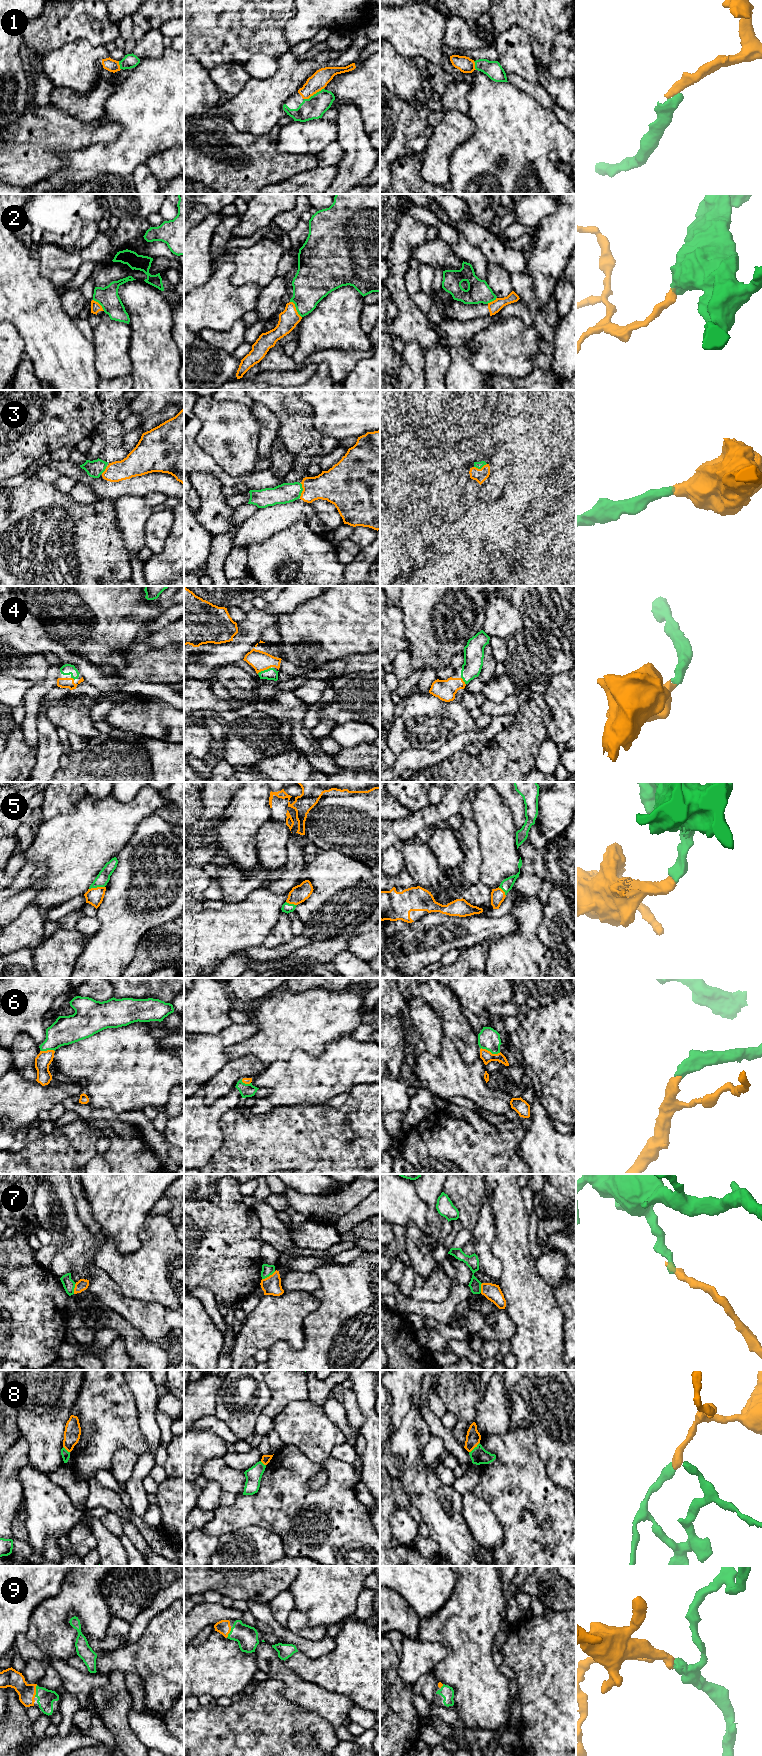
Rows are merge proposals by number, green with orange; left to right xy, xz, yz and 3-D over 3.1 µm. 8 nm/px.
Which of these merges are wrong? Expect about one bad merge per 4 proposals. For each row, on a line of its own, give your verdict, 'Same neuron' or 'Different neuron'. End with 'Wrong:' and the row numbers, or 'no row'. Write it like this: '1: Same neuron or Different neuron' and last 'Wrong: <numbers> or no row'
1: Same neuron
2: Different neuron
3: Same neuron
4: Same neuron
5: Same neuron
6: Same neuron
7: Different neuron
8: Different neuron
9: Same neuron
Wrong: 2, 7, 8

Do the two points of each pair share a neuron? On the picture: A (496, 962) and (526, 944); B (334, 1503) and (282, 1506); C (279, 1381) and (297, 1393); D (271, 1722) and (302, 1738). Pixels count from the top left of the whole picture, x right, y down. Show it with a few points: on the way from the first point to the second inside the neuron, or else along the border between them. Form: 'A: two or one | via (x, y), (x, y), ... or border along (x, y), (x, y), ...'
A: one | via (503, 962), (508, 962), (519, 951)
B: one | via (321, 1503), (295, 1506)
C: one | via (283, 1381), (293, 1389)
D: one | via (279, 1730), (287, 1738), (294, 1738)

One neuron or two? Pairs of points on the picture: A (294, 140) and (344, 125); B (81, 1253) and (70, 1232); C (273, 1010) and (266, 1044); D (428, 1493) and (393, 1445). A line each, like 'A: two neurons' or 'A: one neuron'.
A: two neurons
B: one neuron
C: one neuron
D: one neuron

